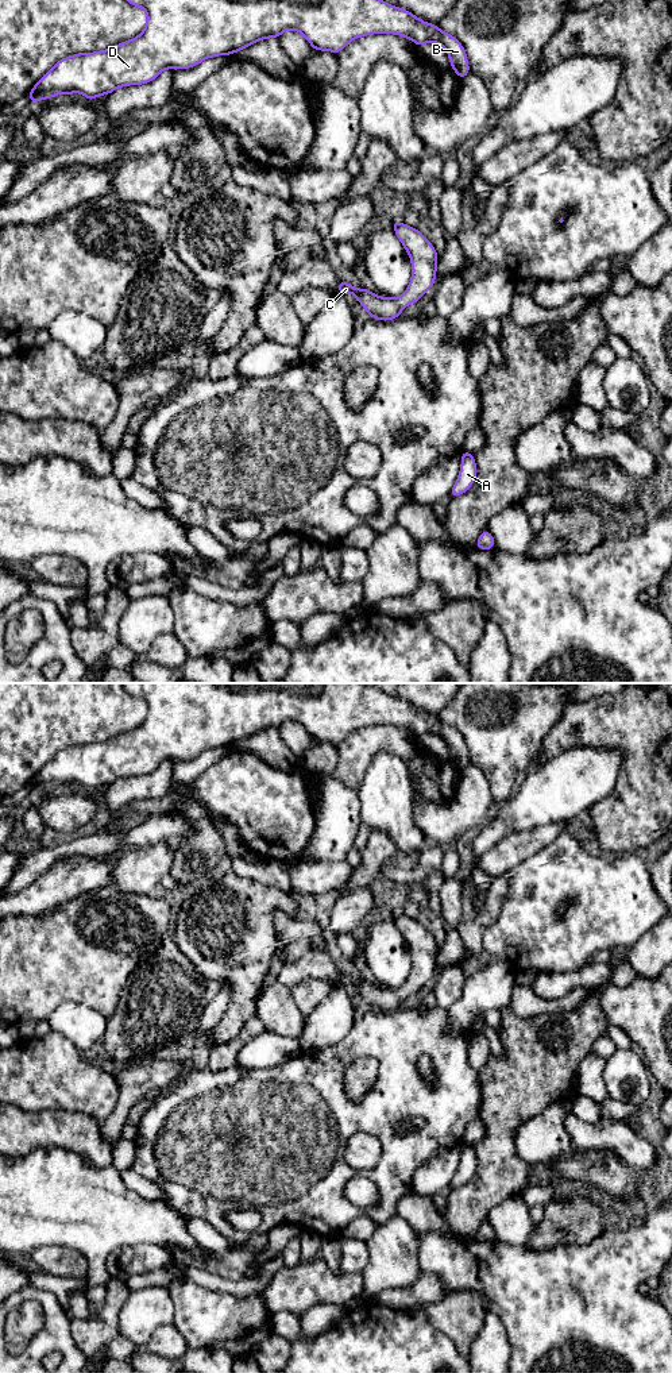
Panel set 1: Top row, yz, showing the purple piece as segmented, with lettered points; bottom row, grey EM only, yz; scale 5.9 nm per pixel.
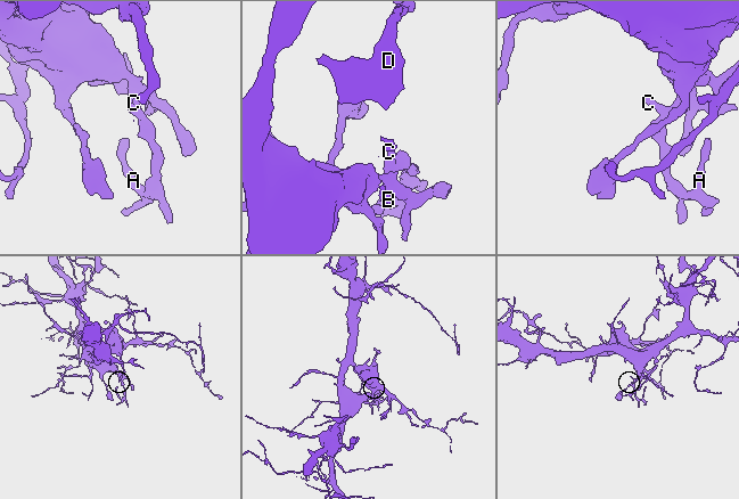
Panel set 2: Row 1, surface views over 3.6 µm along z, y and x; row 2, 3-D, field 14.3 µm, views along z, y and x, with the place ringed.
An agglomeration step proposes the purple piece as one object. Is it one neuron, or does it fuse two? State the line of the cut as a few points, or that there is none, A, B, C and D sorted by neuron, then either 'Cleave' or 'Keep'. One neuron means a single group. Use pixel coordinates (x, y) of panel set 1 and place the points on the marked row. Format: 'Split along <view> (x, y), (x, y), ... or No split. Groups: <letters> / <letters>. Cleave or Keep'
No split. Groups: A B C D. Keep

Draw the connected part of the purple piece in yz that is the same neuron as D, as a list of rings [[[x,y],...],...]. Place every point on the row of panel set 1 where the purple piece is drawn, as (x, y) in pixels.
[[[127,0],[143,8],[147,23],[140,35],[94,53],[78,53],[59,59],[28,92],[36,104],[58,93],[81,93],[88,100],[115,89],[155,80],[165,69],[190,69],[206,58],[235,54],[262,39],[279,38],[286,30],[301,32],[314,51],[340,53],[360,36],[394,34],[422,46],[437,43],[448,53],[459,78],[470,74],[463,45],[451,34],[383,0]]]

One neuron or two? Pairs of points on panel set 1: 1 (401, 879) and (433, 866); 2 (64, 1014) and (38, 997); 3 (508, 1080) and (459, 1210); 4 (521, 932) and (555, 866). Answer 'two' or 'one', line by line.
1: one
2: two
3: one
4: one

